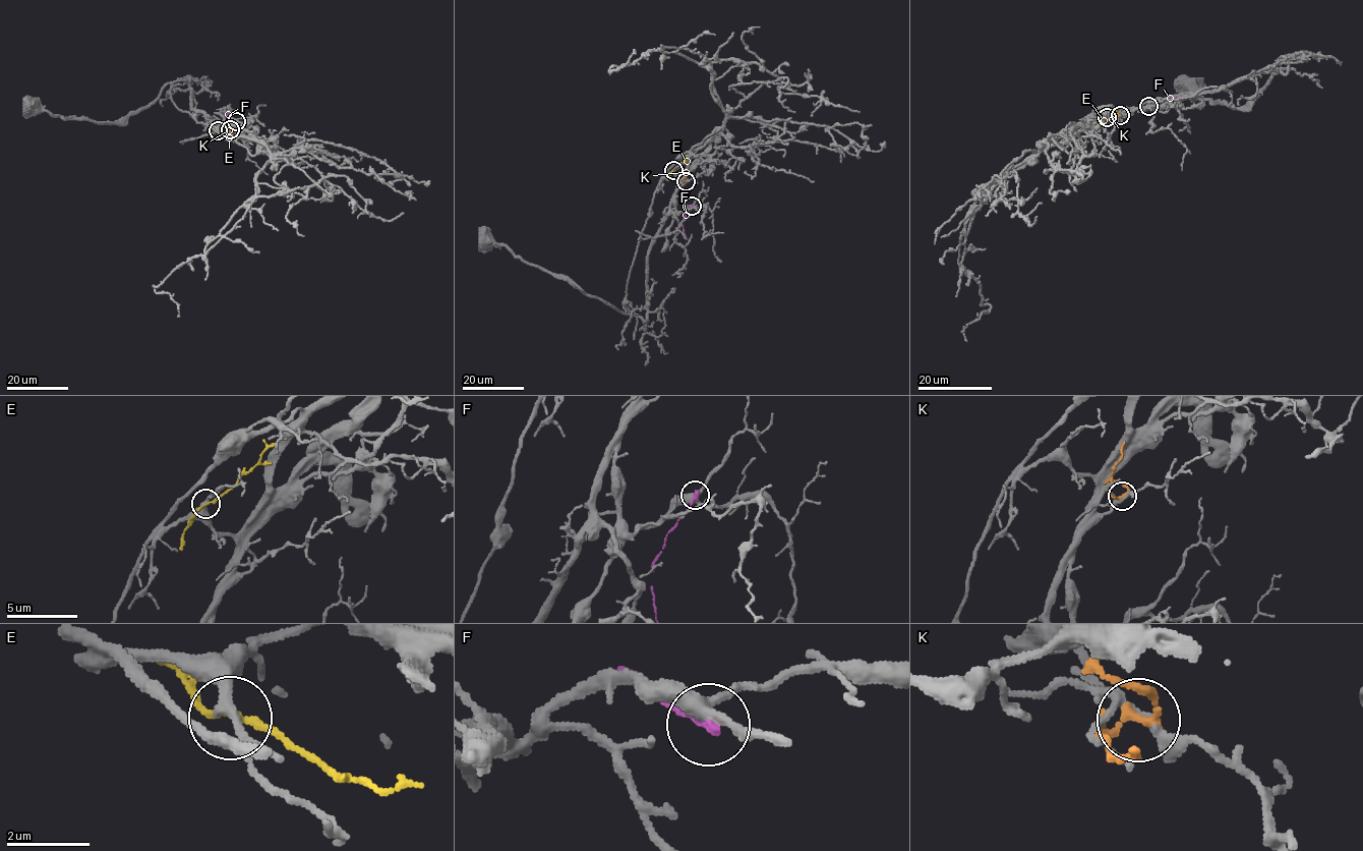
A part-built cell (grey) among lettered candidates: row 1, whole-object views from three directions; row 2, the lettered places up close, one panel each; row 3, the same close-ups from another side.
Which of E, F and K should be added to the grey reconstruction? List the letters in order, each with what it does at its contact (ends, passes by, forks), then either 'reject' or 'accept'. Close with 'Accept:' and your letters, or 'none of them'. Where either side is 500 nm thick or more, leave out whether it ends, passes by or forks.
E: it passes by; accept
F: it ends; reject
K: it passes by; reject
Accept: E

